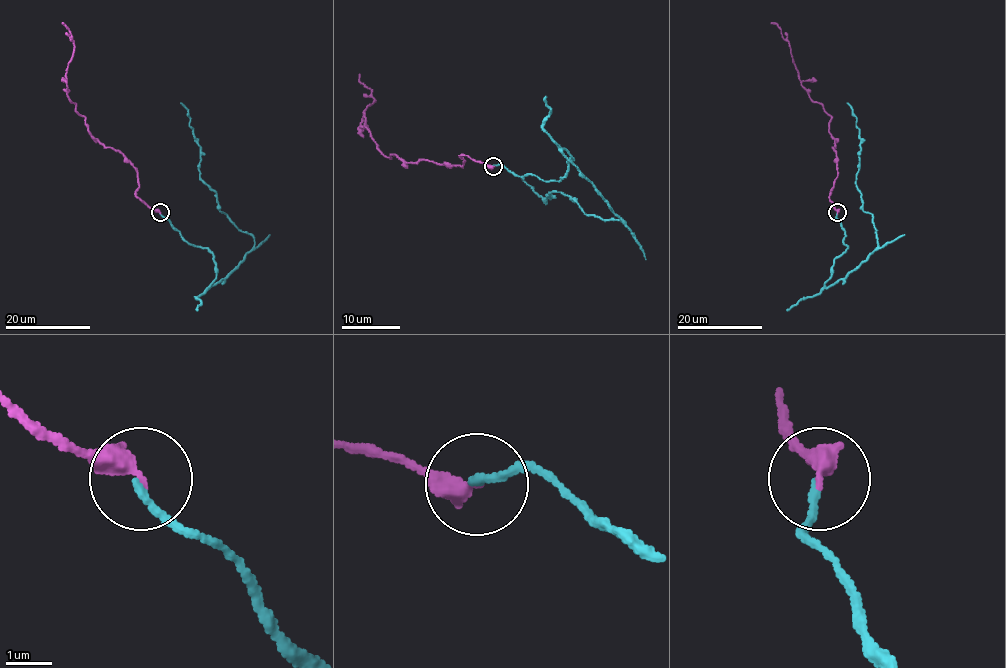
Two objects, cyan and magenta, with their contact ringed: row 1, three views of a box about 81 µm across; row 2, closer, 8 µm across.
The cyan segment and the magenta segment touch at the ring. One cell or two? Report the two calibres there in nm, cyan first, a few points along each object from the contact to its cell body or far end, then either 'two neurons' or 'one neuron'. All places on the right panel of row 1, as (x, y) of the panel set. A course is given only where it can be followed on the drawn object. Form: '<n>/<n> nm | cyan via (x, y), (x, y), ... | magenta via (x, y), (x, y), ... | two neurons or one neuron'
160/400 nm | cyan via (838, 212), (848, 248), (834, 260), (826, 287), (878, 244), (855, 184), (861, 146), (847, 103) | magenta via (838, 212), (829, 196), (838, 170), (831, 117), (808, 95), (788, 41), (771, 23) | one neuron

